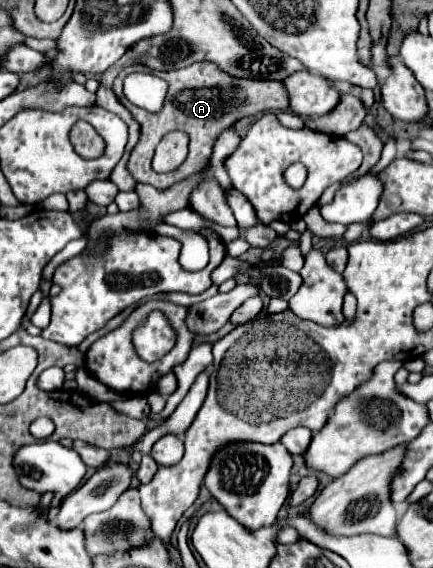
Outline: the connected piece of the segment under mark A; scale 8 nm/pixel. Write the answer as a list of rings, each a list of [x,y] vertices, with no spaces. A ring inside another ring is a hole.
[[[196,62],[190,64],[188,68],[182,70],[172,70],[172,72],[158,72],[160,78],[164,78],[170,88],[166,94],[166,102],[160,114],[148,114],[146,110],[140,110],[136,106],[132,106],[124,94],[122,94],[122,82],[126,78],[126,74],[130,72],[150,72],[148,66],[144,64],[134,64],[124,68],[118,78],[114,80],[114,94],[116,98],[132,112],[132,116],[140,122],[142,126],[142,134],[140,134],[140,142],[136,144],[136,148],[132,150],[130,162],[128,162],[128,170],[132,172],[136,182],[142,184],[150,184],[158,190],[166,190],[176,182],[182,182],[194,174],[200,174],[208,168],[208,160],[212,156],[212,148],[216,138],[230,126],[234,126],[238,120],[258,114],[258,112],[280,112],[280,110],[288,110],[288,92],[284,82],[278,80],[252,80],[252,78],[234,78],[228,72],[220,70],[214,62]],[[176,94],[178,94],[178,102],[176,102]],[[170,130],[184,130],[190,136],[190,152],[188,158],[172,172],[168,174],[158,174],[152,170],[150,162],[154,156],[154,148],[160,142],[160,138],[170,132]]]

